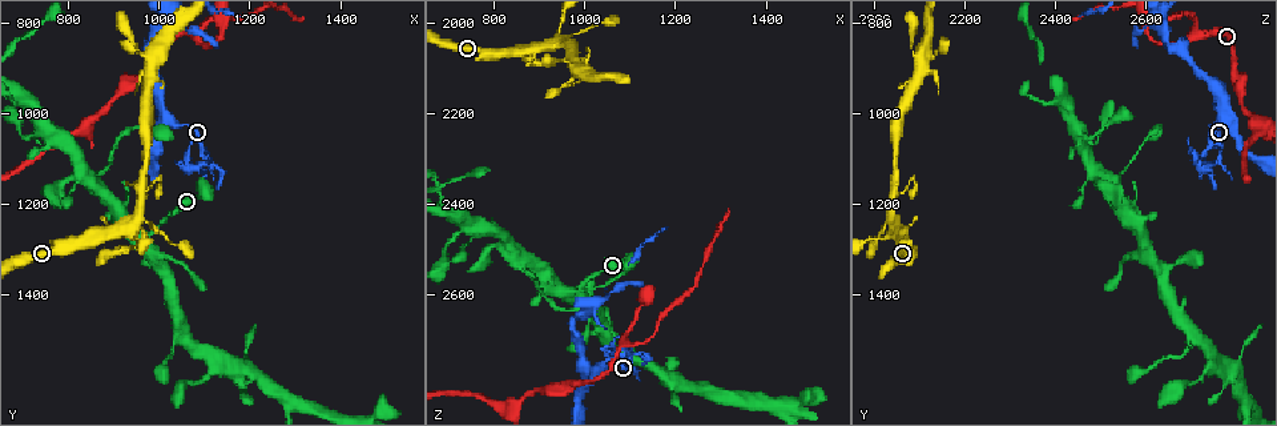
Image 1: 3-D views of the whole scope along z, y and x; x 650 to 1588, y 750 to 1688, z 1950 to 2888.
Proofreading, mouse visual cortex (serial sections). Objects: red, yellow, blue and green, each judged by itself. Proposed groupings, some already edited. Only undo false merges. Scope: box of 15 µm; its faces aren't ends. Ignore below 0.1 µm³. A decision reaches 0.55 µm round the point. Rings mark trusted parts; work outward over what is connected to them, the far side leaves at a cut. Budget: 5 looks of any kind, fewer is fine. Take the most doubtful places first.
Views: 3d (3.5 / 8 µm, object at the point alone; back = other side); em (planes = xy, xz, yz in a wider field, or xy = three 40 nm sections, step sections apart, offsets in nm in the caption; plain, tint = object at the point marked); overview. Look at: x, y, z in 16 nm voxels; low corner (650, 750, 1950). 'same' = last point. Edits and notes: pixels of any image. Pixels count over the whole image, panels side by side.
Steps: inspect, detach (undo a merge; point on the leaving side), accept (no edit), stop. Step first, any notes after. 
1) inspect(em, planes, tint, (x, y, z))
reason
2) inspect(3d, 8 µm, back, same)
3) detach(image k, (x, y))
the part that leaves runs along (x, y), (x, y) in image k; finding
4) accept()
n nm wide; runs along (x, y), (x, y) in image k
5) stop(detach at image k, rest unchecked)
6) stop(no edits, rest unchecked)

inspect(3d, 3.5 µm, (1100, 1110, 2725))
abrupt turn

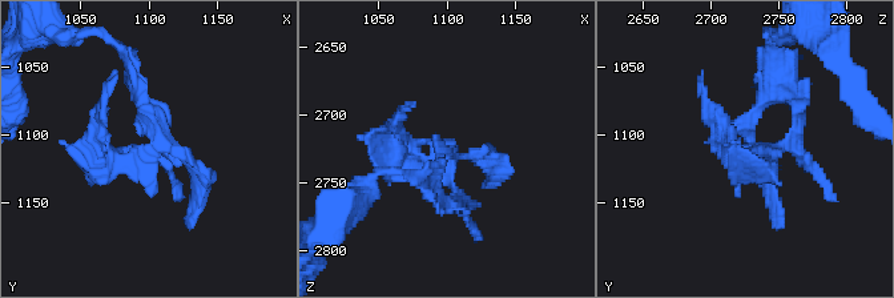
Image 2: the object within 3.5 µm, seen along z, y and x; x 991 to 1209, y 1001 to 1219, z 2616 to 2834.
inspect(em, xy, step 3, tint, (1098, 1110, 2730))
shape alone is not enough

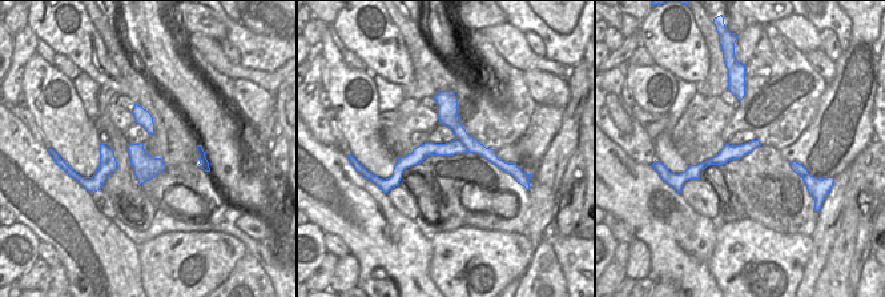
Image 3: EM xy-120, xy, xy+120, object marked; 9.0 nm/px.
inspect(em, xy, step 1, tint, same)
another direction

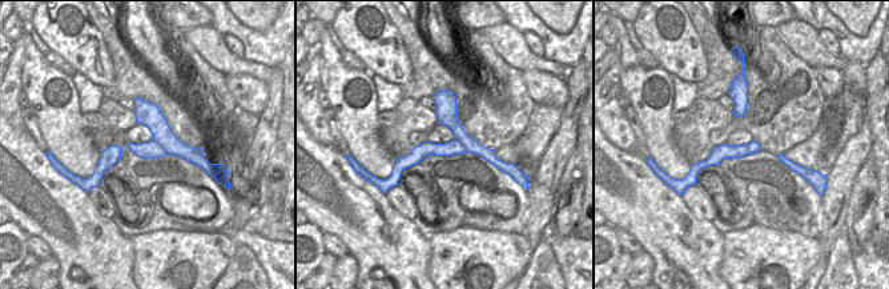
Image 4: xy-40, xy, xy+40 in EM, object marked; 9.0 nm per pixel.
accept()
runs along (499, 164), (474, 147), (423, 149), (394, 176) in image 4; one cell here

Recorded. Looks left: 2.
inspect(3d, 8 µm, (855, 1140, 2535))
abrupt turn

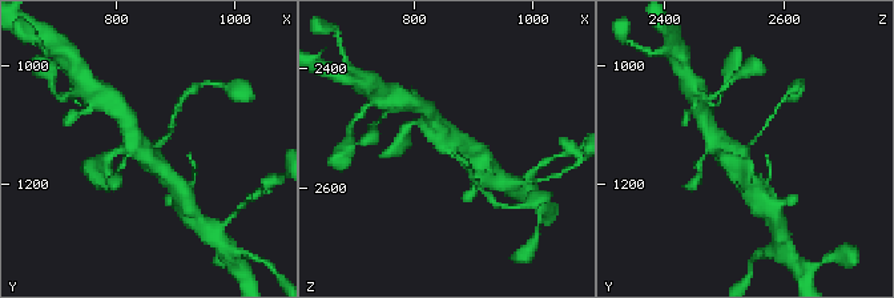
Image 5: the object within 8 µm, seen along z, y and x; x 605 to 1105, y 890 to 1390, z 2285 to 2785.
inspect(em, xy, step 3, tint, (860, 1135, 2535))
now the EM

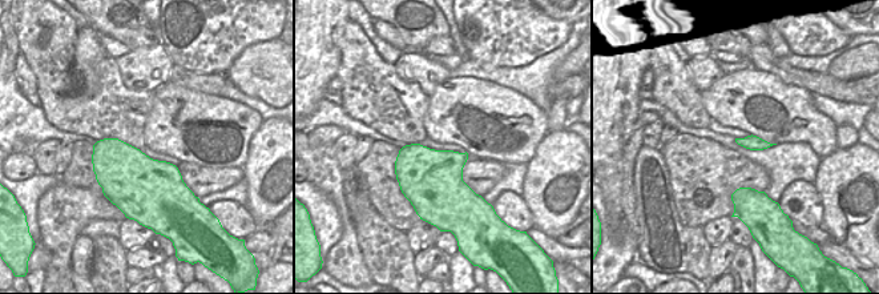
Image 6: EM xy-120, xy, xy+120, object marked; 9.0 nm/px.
accept()
runs along (741, 174), (735, 160), (768, 123) in image 5; continuous, no second cell

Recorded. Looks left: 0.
stop(no edits, rest unchecked)

